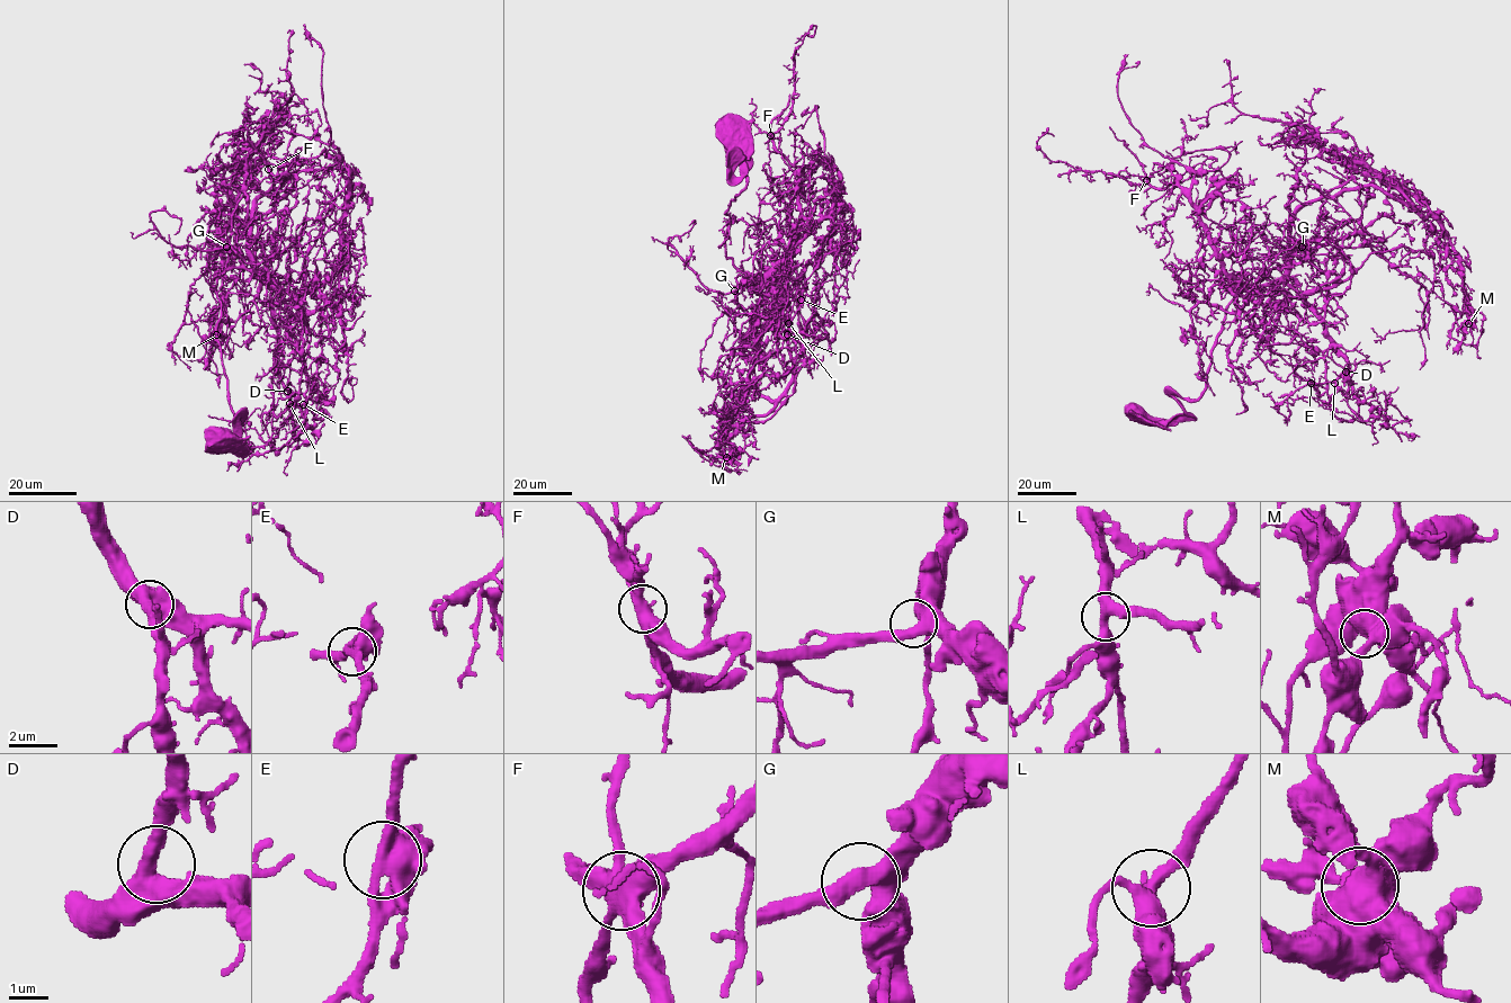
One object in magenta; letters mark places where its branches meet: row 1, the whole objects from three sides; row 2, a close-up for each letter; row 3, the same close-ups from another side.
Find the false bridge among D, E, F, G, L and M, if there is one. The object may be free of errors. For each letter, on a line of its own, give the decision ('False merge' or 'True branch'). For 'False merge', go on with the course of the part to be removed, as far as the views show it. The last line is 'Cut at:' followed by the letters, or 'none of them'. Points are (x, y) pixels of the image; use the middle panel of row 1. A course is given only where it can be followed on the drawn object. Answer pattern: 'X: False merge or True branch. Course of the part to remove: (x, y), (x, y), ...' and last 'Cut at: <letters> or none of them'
D: True branch
E: True branch
F: True branch
G: True branch
L: True branch
M: True branch
Cut at: none of them

